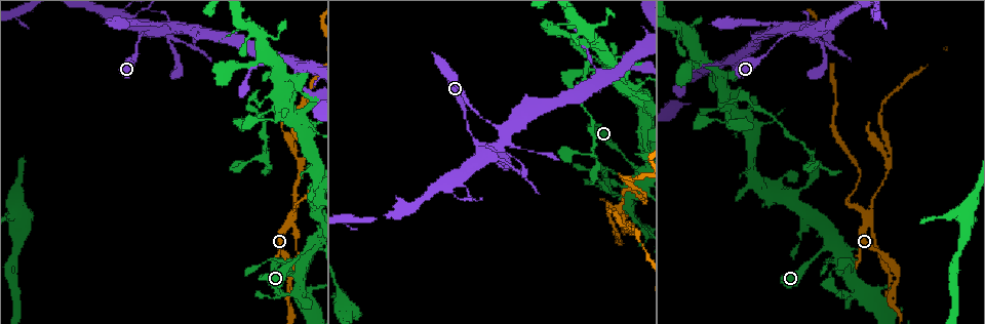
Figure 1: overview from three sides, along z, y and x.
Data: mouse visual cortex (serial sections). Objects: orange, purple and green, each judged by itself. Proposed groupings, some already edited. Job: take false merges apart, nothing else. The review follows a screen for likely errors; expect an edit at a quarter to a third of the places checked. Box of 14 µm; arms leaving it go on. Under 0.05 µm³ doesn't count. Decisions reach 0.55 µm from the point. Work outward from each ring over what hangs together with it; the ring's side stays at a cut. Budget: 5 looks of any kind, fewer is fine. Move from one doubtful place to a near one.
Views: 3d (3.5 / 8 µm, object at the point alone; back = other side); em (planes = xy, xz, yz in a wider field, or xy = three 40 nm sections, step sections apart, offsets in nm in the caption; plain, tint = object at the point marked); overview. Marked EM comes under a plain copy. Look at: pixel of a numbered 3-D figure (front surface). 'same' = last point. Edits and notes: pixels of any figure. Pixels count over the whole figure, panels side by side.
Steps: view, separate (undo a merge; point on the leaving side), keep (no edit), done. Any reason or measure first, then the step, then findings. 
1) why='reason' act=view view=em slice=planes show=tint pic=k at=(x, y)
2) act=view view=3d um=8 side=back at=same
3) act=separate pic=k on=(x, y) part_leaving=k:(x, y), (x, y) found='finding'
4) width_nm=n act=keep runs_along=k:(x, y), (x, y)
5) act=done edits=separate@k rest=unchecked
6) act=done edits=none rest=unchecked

why='sharp bend' act=view view=3d um=8 pic=1 at=(866, 215)

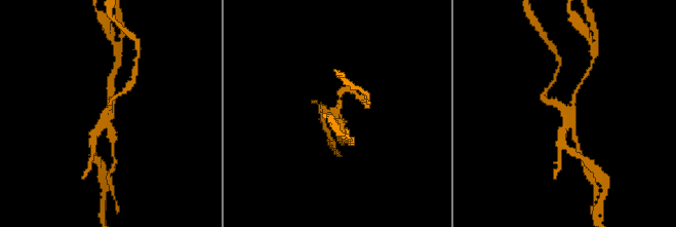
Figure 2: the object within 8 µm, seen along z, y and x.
arm_widths_nm=200,200 why='now the EM' act=view view=em slice=xy step=2 show=tint pic=2 at=(106, 112)

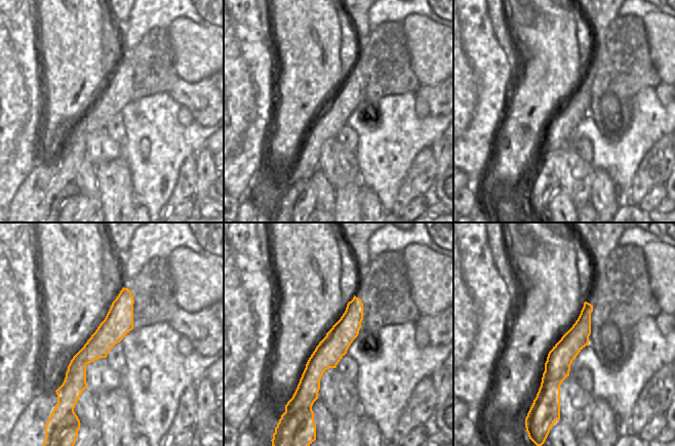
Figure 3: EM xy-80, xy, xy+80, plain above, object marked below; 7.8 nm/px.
act=separate pic=2 on=(110, 89) part_leaving=2:(572, 114), (573, 97), (585, 77) found='two cells meet here'

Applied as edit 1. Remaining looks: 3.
why='narrows sharply' act=view view=3d um=8 pic=1 at=(636, 88)

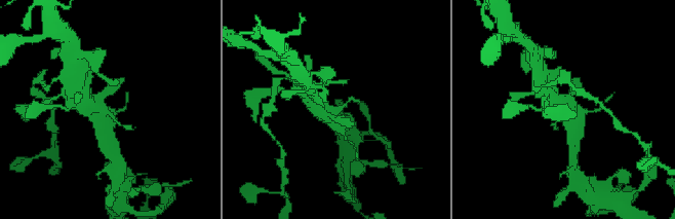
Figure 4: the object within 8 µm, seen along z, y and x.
why='need the tissue' act=view view=em slice=xy step=2 show=tint pic=4 at=(106, 112)

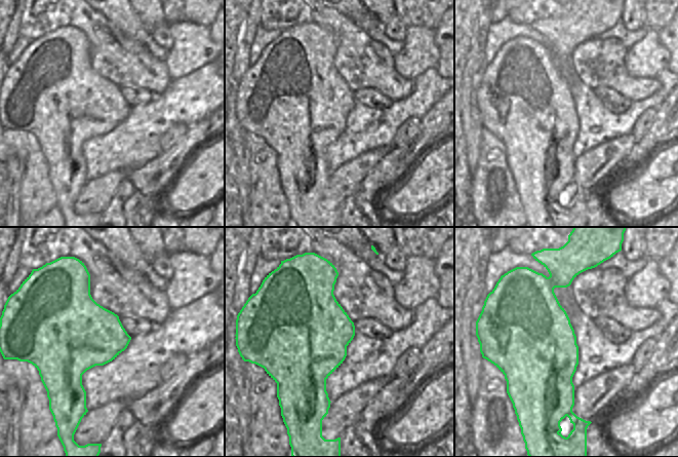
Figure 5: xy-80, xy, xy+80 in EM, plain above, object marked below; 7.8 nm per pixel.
act=keep runs_along=4:(107, 140), (101, 114), (82, 100) found='all the same cell'

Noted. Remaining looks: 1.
act=done edits=separate@2 rest=unchecked

